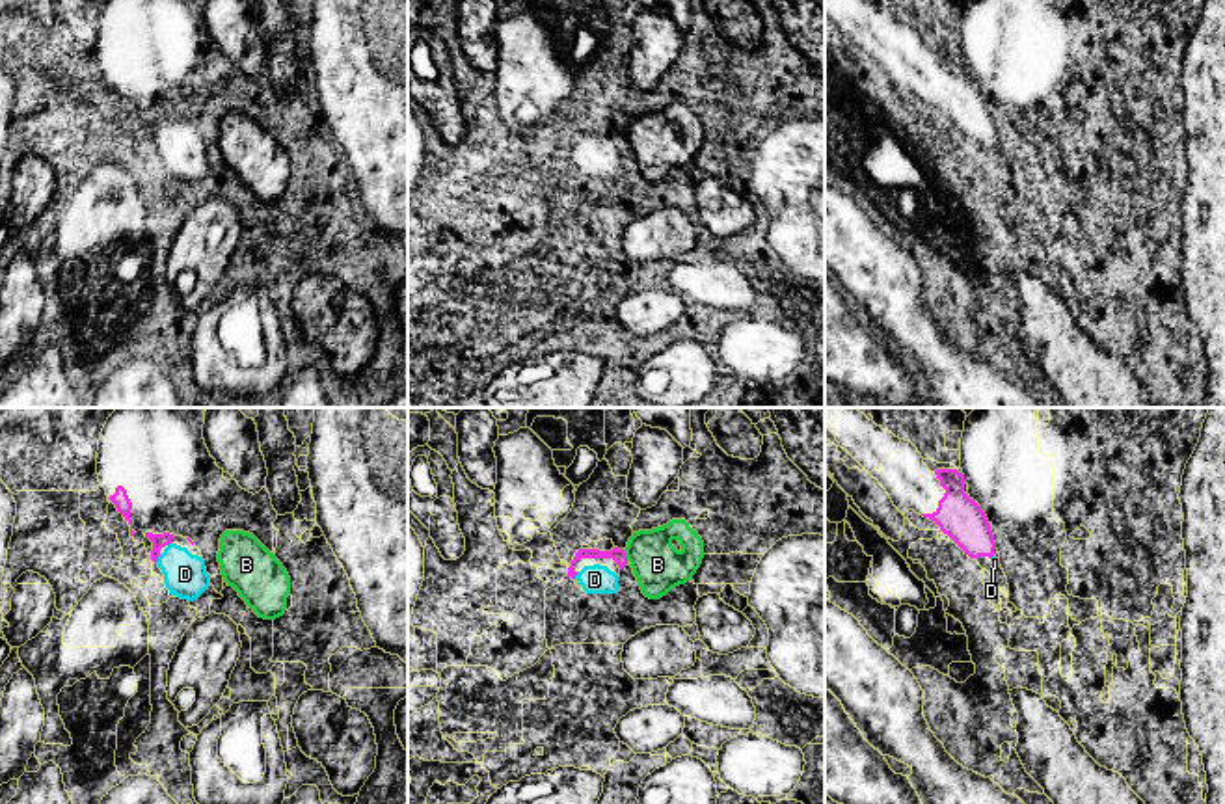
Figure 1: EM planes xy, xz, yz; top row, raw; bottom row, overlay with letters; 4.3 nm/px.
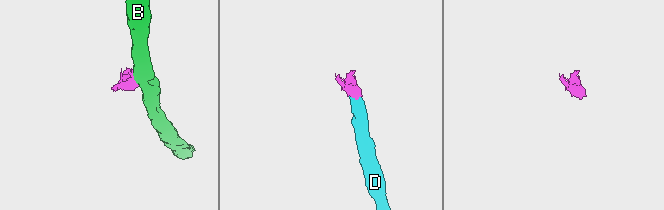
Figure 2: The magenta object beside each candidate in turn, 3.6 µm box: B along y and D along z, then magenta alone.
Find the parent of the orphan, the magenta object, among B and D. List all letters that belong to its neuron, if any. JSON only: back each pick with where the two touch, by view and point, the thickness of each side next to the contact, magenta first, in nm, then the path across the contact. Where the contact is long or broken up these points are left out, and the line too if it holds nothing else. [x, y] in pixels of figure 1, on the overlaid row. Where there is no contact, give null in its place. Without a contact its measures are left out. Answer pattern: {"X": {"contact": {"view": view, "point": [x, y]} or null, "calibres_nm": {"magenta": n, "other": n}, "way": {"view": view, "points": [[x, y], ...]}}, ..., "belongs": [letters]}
{"D": {"contact": {"view": "xy", "point": [157, 559]}, "calibres_nm": {"magenta": 60, "other": 190}, "way": {"view": "xy", "points": [[159, 540], [157, 559], [172, 561], [185, 574]]}}, "belongs": ["D"]}

